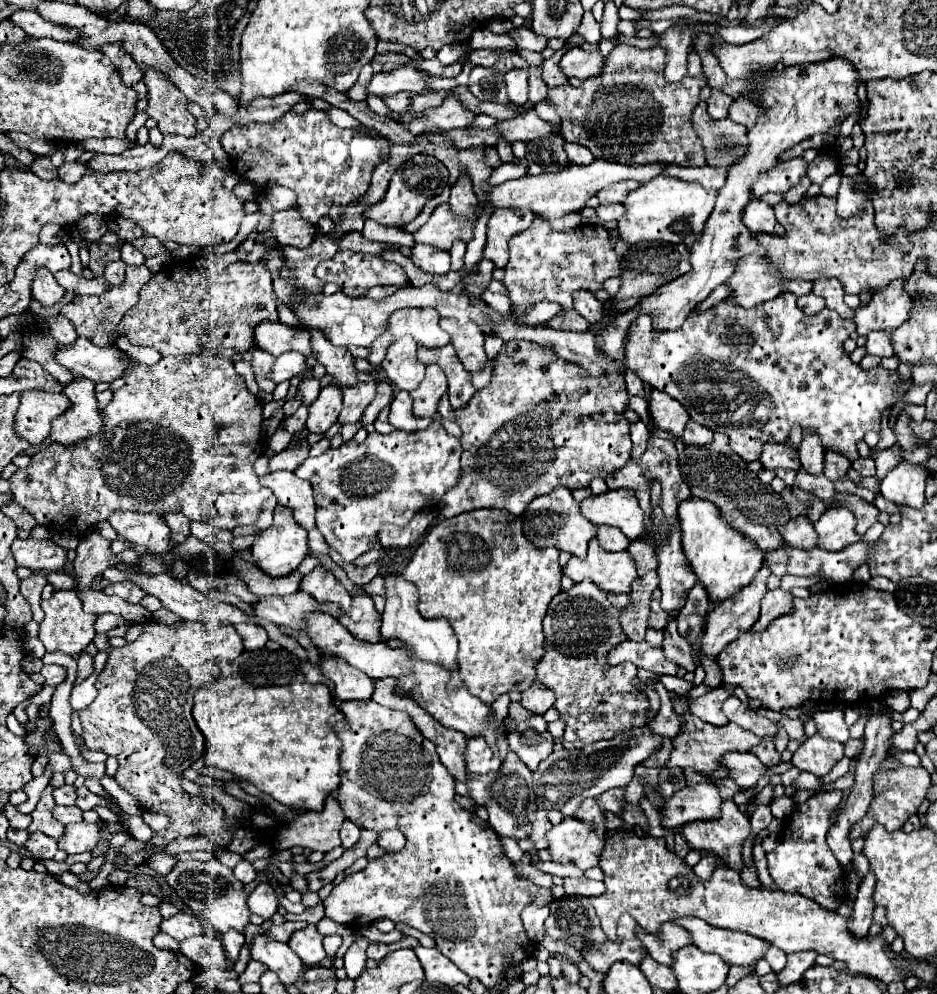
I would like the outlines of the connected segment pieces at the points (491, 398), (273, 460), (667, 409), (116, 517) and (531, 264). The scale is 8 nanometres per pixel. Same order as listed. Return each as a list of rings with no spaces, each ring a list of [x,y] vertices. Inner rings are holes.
[[[509,340],[503,344],[499,356],[495,358],[495,370],[493,370],[493,378],[489,382],[489,386],[477,390],[473,394],[473,398],[469,400],[469,404],[465,408],[459,408],[455,410],[457,414],[457,424],[461,426],[463,434],[461,434],[461,442],[463,442],[463,448],[465,450],[473,450],[475,458],[479,460],[477,462],[477,468],[465,468],[463,474],[461,474],[461,484],[457,484],[457,488],[451,488],[443,498],[441,498],[441,504],[439,504],[439,512],[445,516],[445,518],[453,518],[457,514],[463,514],[463,512],[469,512],[469,510],[477,510],[477,508],[505,508],[509,510],[511,514],[519,516],[523,514],[523,510],[527,508],[527,504],[531,500],[535,500],[537,496],[543,496],[543,494],[549,494],[553,488],[557,488],[559,484],[565,486],[565,488],[587,488],[589,486],[589,480],[595,478],[595,476],[609,476],[611,472],[615,472],[617,468],[621,468],[629,456],[631,456],[631,438],[629,438],[629,420],[625,418],[625,410],[627,410],[627,404],[629,404],[629,394],[627,394],[627,388],[625,388],[625,374],[603,374],[601,378],[595,378],[591,376],[585,368],[581,368],[579,364],[575,362],[567,362],[563,358],[559,358],[553,348],[549,346],[539,346],[535,342],[527,342],[527,340]]]
[[[301,440],[299,444],[293,444],[293,446],[287,446],[283,452],[269,458],[269,468],[293,472],[309,456],[309,448],[311,446],[307,440]]]
[[[651,390],[651,396],[649,396],[649,416],[653,420],[653,424],[663,430],[663,432],[669,432],[673,434],[675,438],[681,438],[683,436],[683,428],[689,420],[689,414],[687,410],[677,402],[673,400],[669,394],[665,392],[659,392],[659,390]]]
[[[117,510],[109,516],[109,524],[115,528],[119,536],[133,544],[143,544],[153,552],[171,552],[171,532],[165,520],[155,512],[123,512]]]
[[[535,218],[533,224],[525,230],[519,232],[517,236],[511,236],[509,240],[509,262],[505,266],[505,278],[503,284],[509,290],[509,298],[511,298],[511,306],[513,312],[523,312],[525,306],[541,302],[541,300],[549,300],[549,302],[557,302],[557,304],[571,304],[573,302],[573,292],[579,288],[587,288],[591,292],[597,292],[599,286],[613,276],[621,276],[621,258],[615,254],[615,250],[611,248],[609,242],[609,232],[601,226],[595,224],[581,224],[573,230],[567,232],[557,232],[549,226],[549,222]]]

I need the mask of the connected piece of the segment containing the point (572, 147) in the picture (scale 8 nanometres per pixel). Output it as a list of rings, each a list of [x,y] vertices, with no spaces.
[[[565,144],[565,152],[569,156],[571,164],[591,164],[595,160],[595,156],[581,144]]]

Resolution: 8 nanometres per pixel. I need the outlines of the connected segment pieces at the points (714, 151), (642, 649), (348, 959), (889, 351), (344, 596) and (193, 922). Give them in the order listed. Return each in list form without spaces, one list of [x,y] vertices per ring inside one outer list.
[[[699,102],[693,116],[695,116],[695,132],[703,142],[707,166],[731,168],[745,156],[749,146],[745,126],[733,122],[731,118],[713,120],[707,114],[705,102]]]
[[[625,640],[621,644],[617,644],[617,648],[613,648],[607,656],[607,662],[611,666],[615,664],[621,664],[621,662],[633,662],[637,668],[643,668],[643,670],[649,670],[657,676],[663,676],[663,674],[677,674],[677,664],[665,660],[663,656],[663,650],[661,648],[653,648],[651,644],[647,642],[631,642],[631,640]]]
[[[359,938],[347,950],[347,954],[345,954],[345,970],[347,970],[349,978],[357,978],[361,974],[361,970],[365,968],[365,962],[367,962],[365,950],[367,950],[367,946],[369,946],[369,940]]]
[[[871,332],[867,336],[867,344],[865,344],[867,354],[875,354],[875,356],[895,356],[889,334],[887,332]]]
[[[315,566],[311,574],[301,580],[301,588],[309,592],[317,602],[335,602],[343,610],[349,610],[351,596],[343,588],[343,584],[323,566]]]
[[[179,912],[177,916],[161,922],[161,932],[169,934],[169,936],[173,936],[177,942],[181,942],[181,940],[185,940],[185,938],[189,938],[189,936],[205,934],[205,932],[207,932],[207,926],[205,926],[197,916]]]

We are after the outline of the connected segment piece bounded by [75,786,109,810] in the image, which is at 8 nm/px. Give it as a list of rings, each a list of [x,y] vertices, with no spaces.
[[[85,786],[77,788],[77,800],[75,800],[75,806],[79,806],[81,810],[93,810],[93,806],[97,806],[97,804],[109,806],[109,802],[105,802],[105,800],[99,798],[97,794],[91,794]]]

